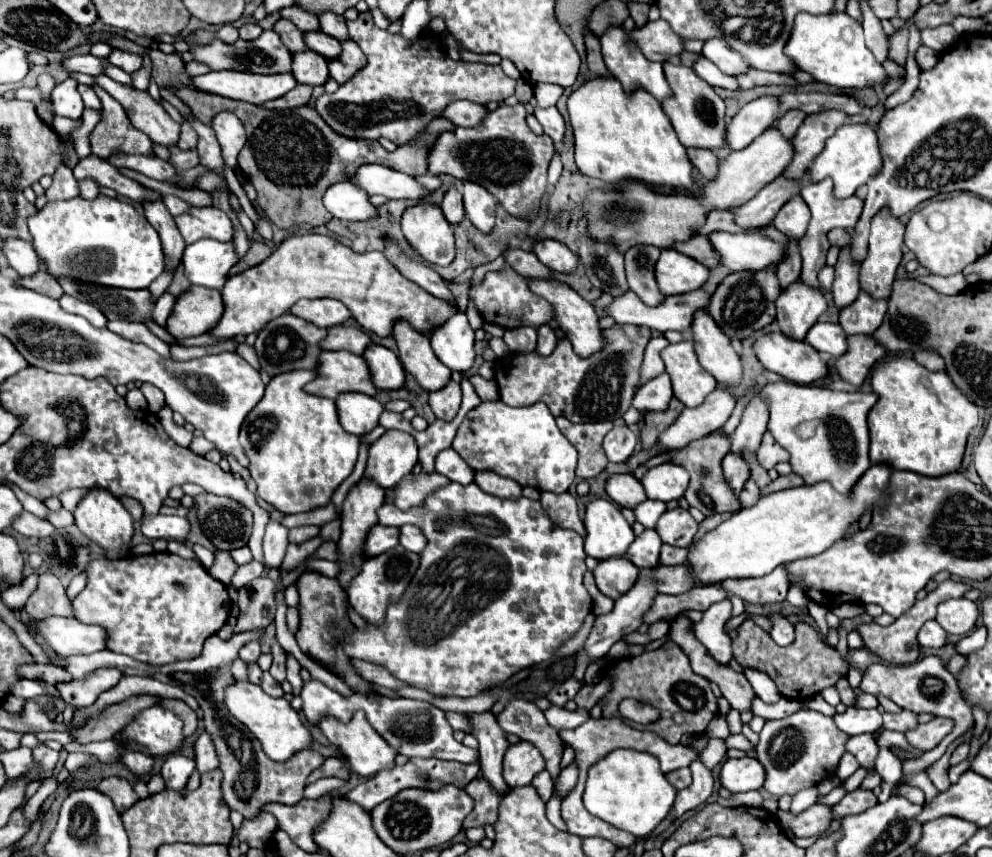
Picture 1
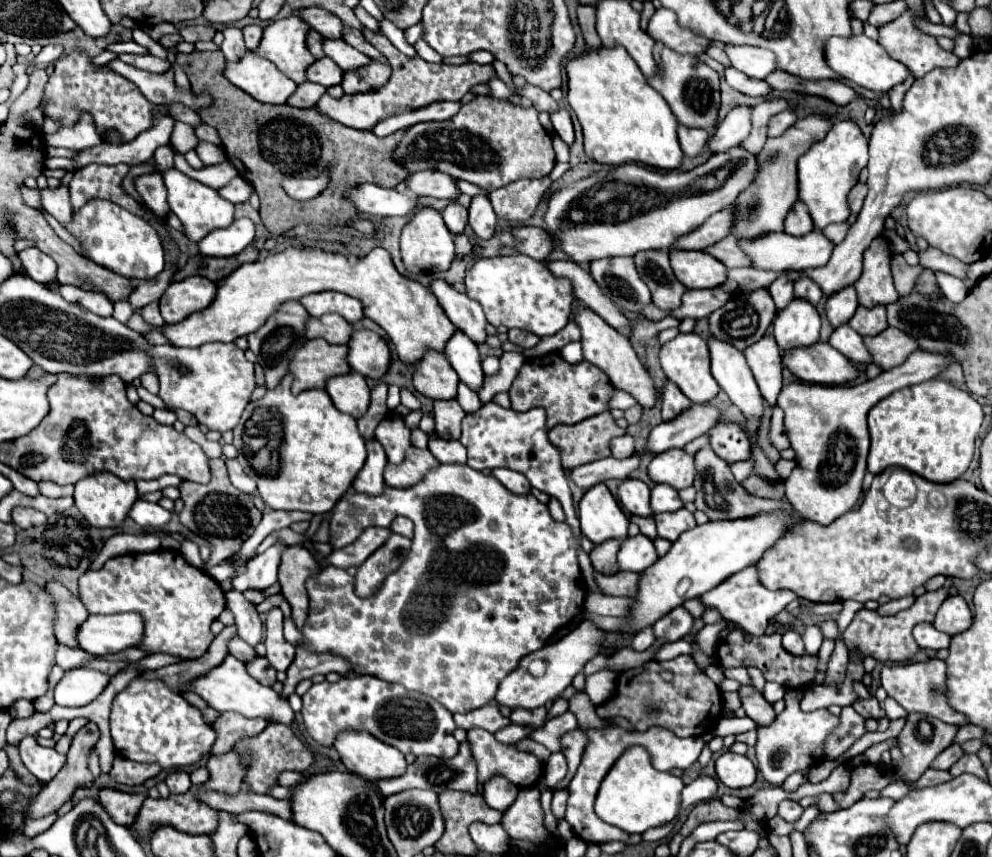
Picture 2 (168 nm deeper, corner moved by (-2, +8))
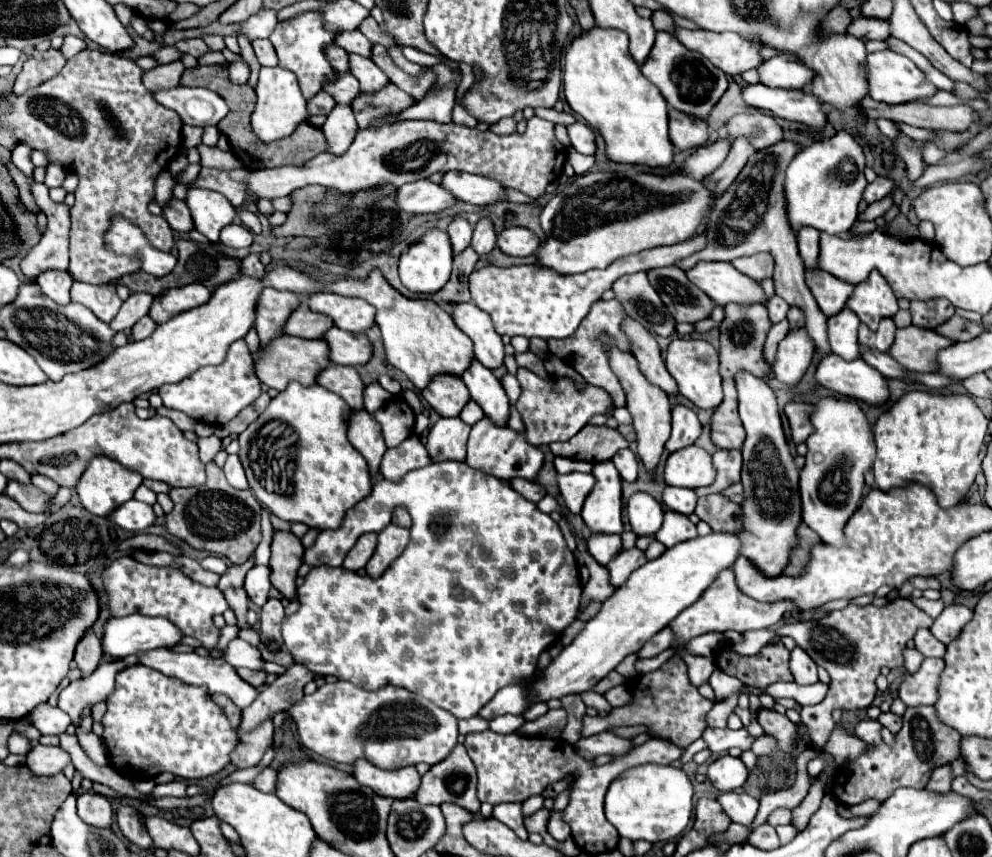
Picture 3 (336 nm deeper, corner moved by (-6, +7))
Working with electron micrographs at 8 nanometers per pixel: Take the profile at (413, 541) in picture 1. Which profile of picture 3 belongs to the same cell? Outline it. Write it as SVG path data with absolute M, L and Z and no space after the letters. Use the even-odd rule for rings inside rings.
M396 507L396 511L392 513L392 523L400 525L400 527L410 527L412 525L412 519L410 519L410 513L406 507Z

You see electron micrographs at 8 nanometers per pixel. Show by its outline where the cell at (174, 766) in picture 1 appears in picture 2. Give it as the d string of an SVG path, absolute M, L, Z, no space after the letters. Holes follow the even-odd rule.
M174 770L174 772L170 772L166 776L166 784L168 784L168 788L170 788L172 794L184 794L184 792L188 792L188 788L190 788L192 782L190 782L188 772Z

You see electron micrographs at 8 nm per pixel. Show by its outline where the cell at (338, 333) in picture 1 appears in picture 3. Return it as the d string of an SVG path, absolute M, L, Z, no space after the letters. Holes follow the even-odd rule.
M300 303L296 311L292 311L292 315L286 321L284 333L286 335L296 335L302 339L322 339L324 333L332 327L332 319L322 315L322 313L314 313L310 311L310 307L306 303Z

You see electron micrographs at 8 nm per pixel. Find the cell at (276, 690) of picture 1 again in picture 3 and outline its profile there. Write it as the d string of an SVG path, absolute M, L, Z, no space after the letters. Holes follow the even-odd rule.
M236 669L236 673L238 673L238 675L242 675L242 679L244 679L246 683L250 683L252 687L256 687L256 689L260 689L260 685L262 685L262 683L264 683L264 679L266 679L266 673L264 673L264 671Z

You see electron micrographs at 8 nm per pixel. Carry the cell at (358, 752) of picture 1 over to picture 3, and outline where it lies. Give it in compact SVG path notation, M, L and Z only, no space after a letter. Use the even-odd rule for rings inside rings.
M358 759L358 763L354 765L354 777L374 793L390 799L414 799L422 779L414 767L382 771L366 763L366 759Z

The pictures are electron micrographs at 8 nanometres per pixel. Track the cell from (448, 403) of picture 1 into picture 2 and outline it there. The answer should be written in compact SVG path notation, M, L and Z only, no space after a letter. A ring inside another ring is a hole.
M456 398L452 400L436 400L434 402L434 420L436 420L436 430L442 434L442 438L452 438L458 440L460 434L460 422L466 416L462 406L458 404Z

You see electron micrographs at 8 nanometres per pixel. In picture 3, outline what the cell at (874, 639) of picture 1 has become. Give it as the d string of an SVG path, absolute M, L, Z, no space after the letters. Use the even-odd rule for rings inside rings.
M898 597L884 607L854 605L850 603L842 611L830 611L820 619L798 621L778 627L778 635L792 637L800 649L804 649L818 667L824 667L830 675L830 689L822 703L814 707L802 707L802 723L810 731L814 749L822 751L830 737L832 711L834 709L868 709L876 697L876 677L882 667L902 667L902 651L920 627L930 627L932 617L918 609L910 599Z

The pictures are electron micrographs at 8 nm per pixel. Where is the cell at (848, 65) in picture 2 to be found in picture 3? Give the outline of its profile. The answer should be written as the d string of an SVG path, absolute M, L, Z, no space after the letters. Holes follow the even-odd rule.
M882 51L882 53L868 55L868 81L870 81L870 97L874 101L882 101L888 105L930 99L938 91L938 87L932 85L924 77L924 73L916 67L916 63L912 63L908 57L894 53L894 51Z

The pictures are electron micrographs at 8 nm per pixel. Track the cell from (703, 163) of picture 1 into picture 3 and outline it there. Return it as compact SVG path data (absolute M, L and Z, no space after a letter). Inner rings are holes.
M668 111L668 125L670 125L670 141L676 149L694 149L708 141L708 125L702 119L690 117L682 111Z

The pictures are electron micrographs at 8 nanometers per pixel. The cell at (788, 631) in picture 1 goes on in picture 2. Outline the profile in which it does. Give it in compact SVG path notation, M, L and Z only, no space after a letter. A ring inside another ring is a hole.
M786 630L786 632L784 632L782 646L784 646L786 650L790 650L792 654L804 654L804 642L802 642L802 636L800 636L796 630Z

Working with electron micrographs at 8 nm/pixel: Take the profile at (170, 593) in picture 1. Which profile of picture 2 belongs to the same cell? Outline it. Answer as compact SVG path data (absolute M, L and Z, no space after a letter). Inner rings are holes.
M168 548L110 558L98 572L82 574L78 588L80 600L90 614L138 612L144 620L144 636L136 648L148 654L164 652L180 658L200 658L214 638L210 624L226 608L220 584L204 570L190 566L180 550Z

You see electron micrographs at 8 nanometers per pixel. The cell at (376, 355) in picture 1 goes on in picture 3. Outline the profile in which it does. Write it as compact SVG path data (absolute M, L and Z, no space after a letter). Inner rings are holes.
M338 327L326 331L324 341L328 343L330 361L336 365L366 365L372 357L372 345L364 333L348 333Z

